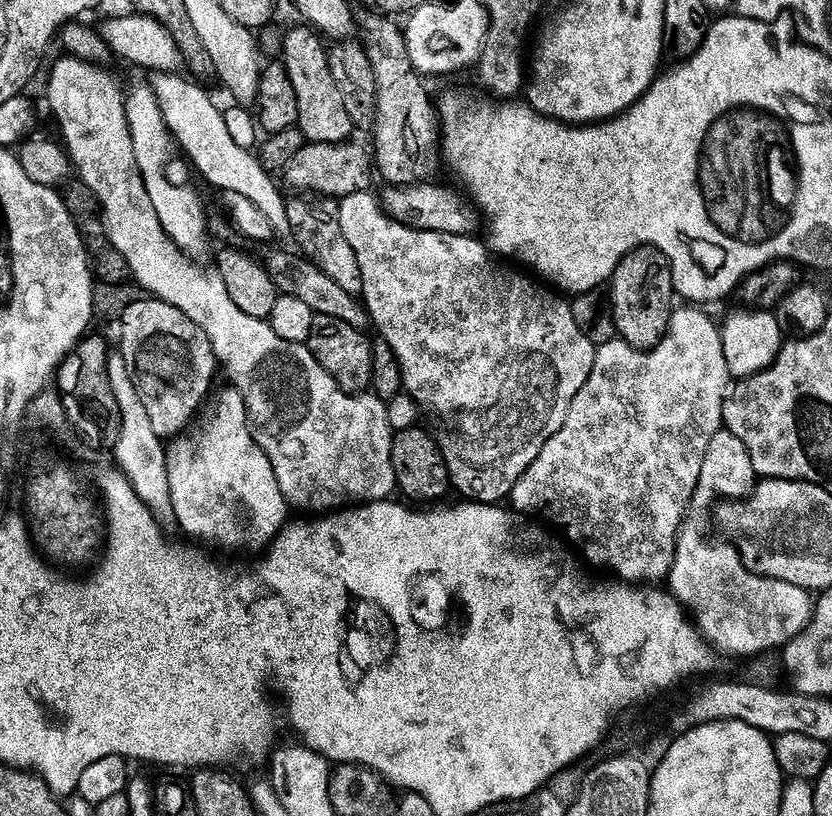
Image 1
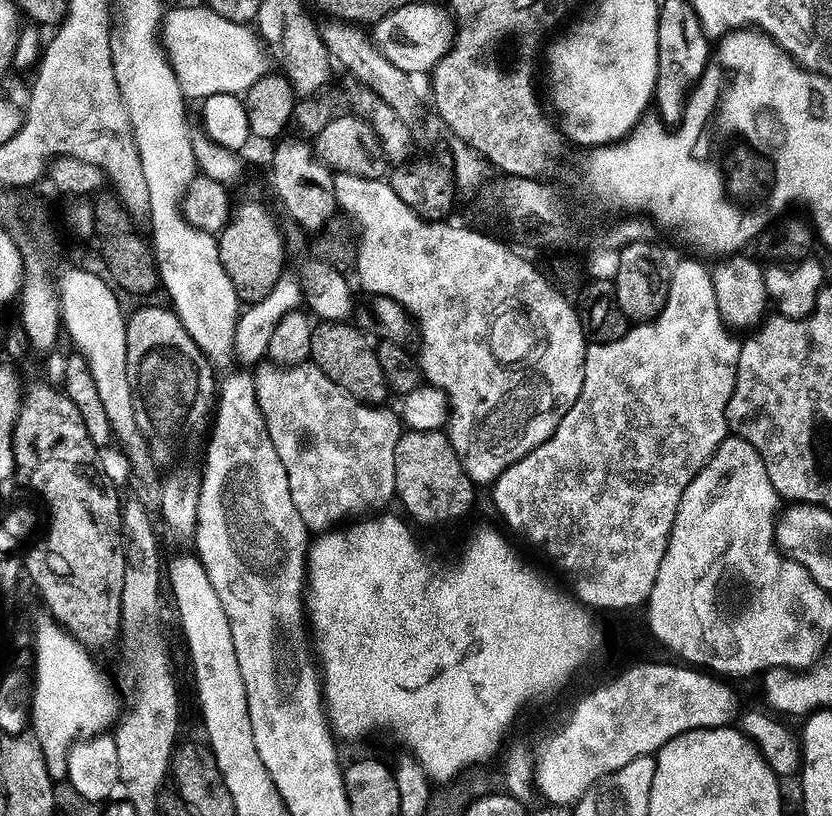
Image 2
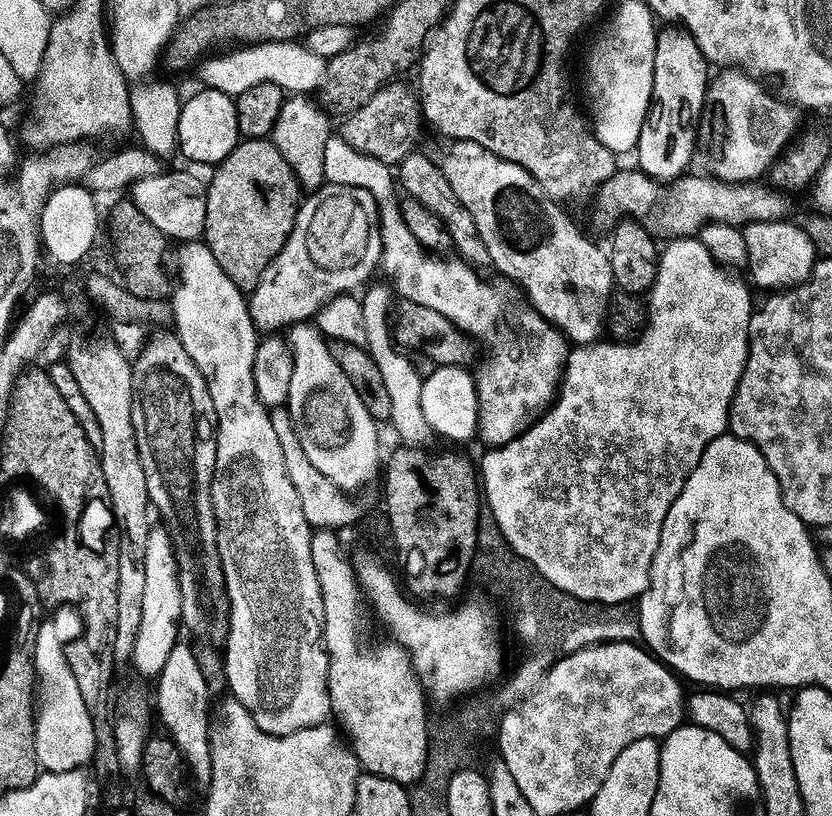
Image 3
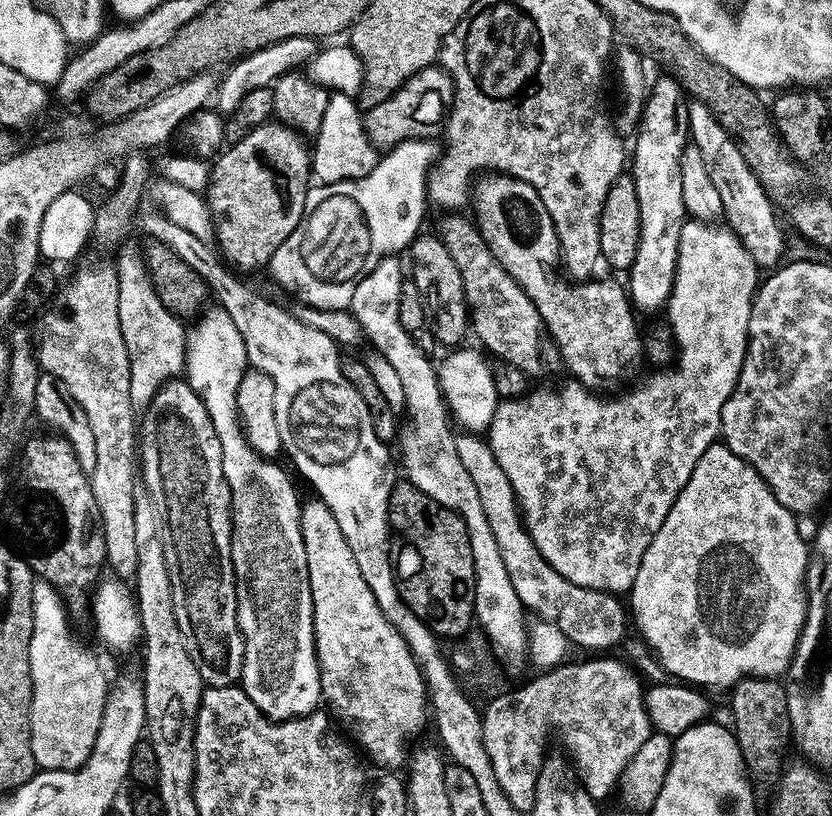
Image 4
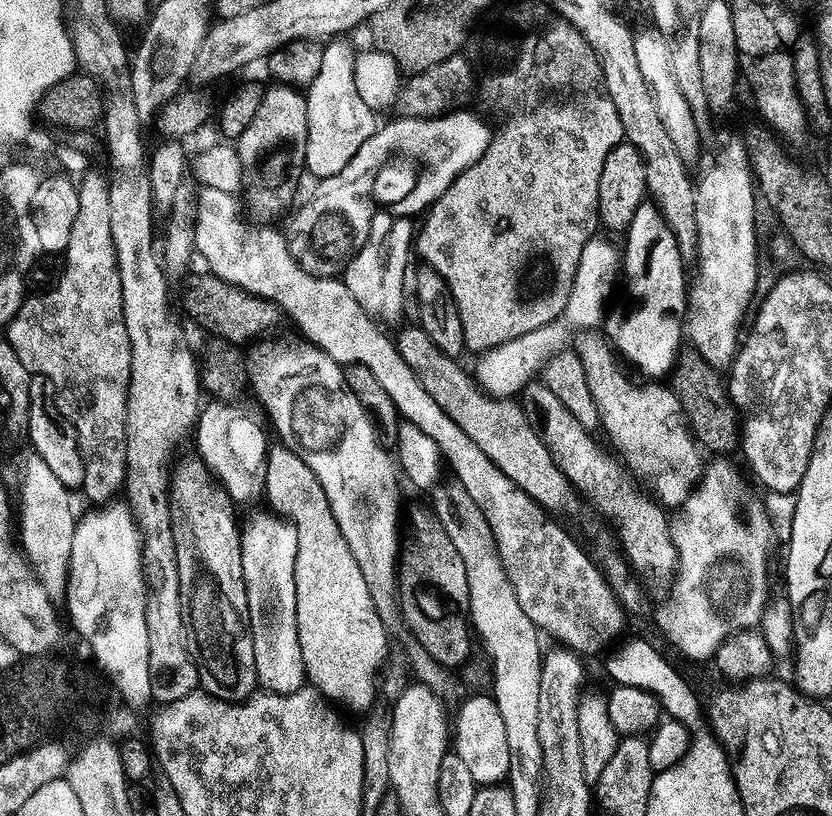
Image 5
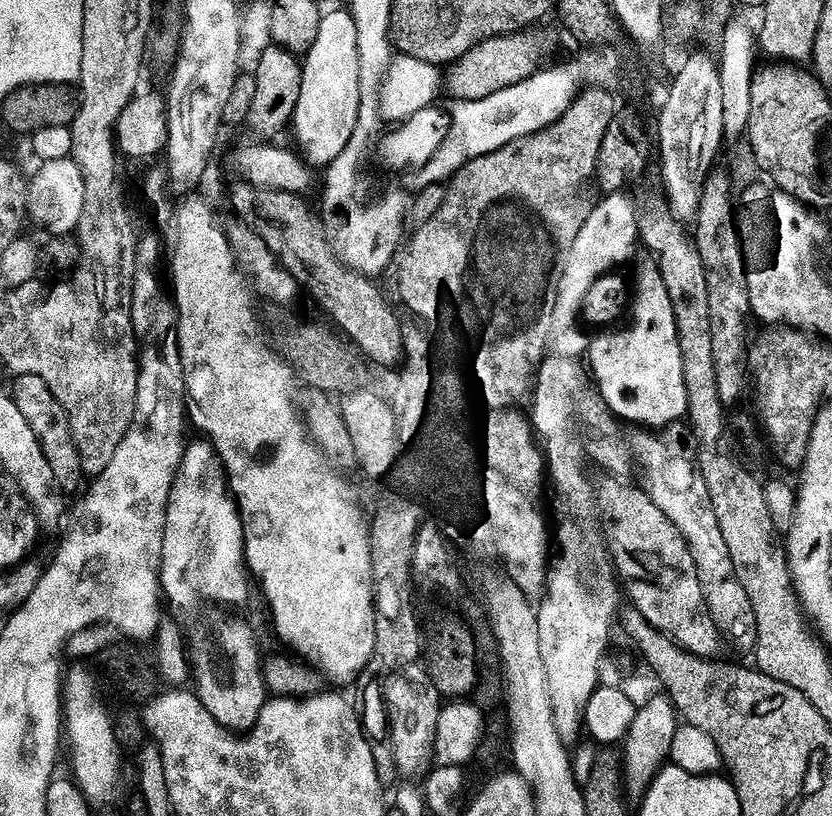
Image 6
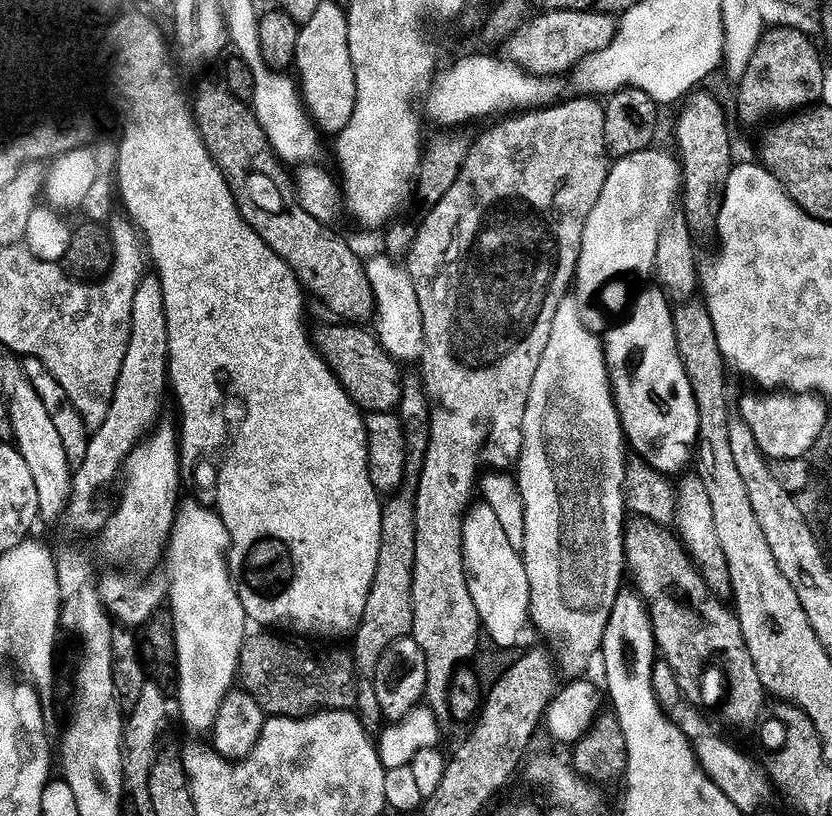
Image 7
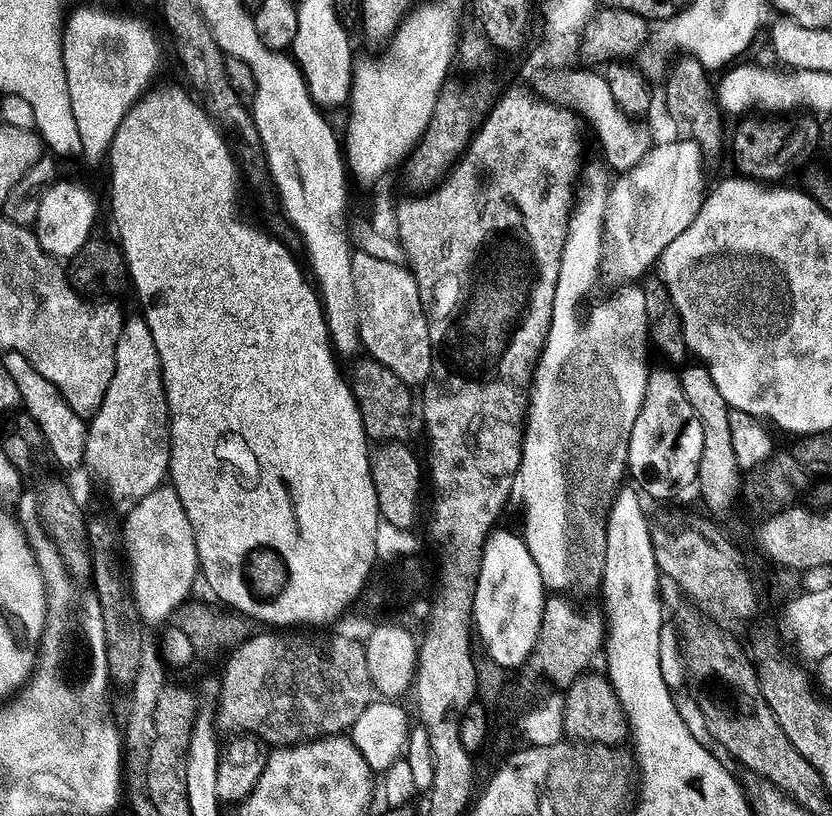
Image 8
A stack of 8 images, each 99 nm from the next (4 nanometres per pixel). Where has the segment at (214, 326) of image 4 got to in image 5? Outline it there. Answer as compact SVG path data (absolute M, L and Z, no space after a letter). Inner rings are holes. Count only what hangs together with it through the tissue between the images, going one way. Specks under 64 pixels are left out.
M271 510L256 512L240 535L242 574L246 582L248 621L254 642L256 683L265 692L286 694L305 687L302 646L298 646L296 617L296 559L298 534L295 524Z

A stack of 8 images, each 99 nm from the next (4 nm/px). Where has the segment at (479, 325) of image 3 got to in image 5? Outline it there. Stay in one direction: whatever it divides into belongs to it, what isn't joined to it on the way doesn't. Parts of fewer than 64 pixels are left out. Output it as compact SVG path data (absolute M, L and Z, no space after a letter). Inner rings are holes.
M336 38L324 44L322 54L322 70L318 70L318 78L314 78L306 90L308 101L306 102L306 122L308 123L308 133L306 134L306 146L304 147L303 167L313 172L316 178L336 175L350 160L354 154L358 153L358 148L362 146L370 137L377 132L378 116L362 102L358 95L358 90L354 86L354 62L357 53L352 52L352 48L347 44L347 39Z

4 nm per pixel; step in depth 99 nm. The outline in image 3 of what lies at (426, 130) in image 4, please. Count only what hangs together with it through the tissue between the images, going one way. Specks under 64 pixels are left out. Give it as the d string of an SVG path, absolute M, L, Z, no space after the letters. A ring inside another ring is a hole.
M396 83L385 85L374 94L374 98L370 98L370 102L366 102L366 106L358 106L358 110L343 117L341 124L344 125L338 128L338 134L354 150L365 152L389 166L399 165L413 151L412 124L422 120L417 93Z

